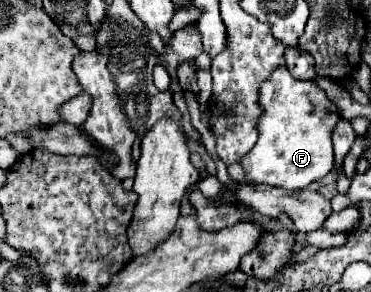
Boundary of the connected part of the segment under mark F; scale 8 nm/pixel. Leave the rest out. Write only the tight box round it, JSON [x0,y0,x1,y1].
[241,68,341,192]

